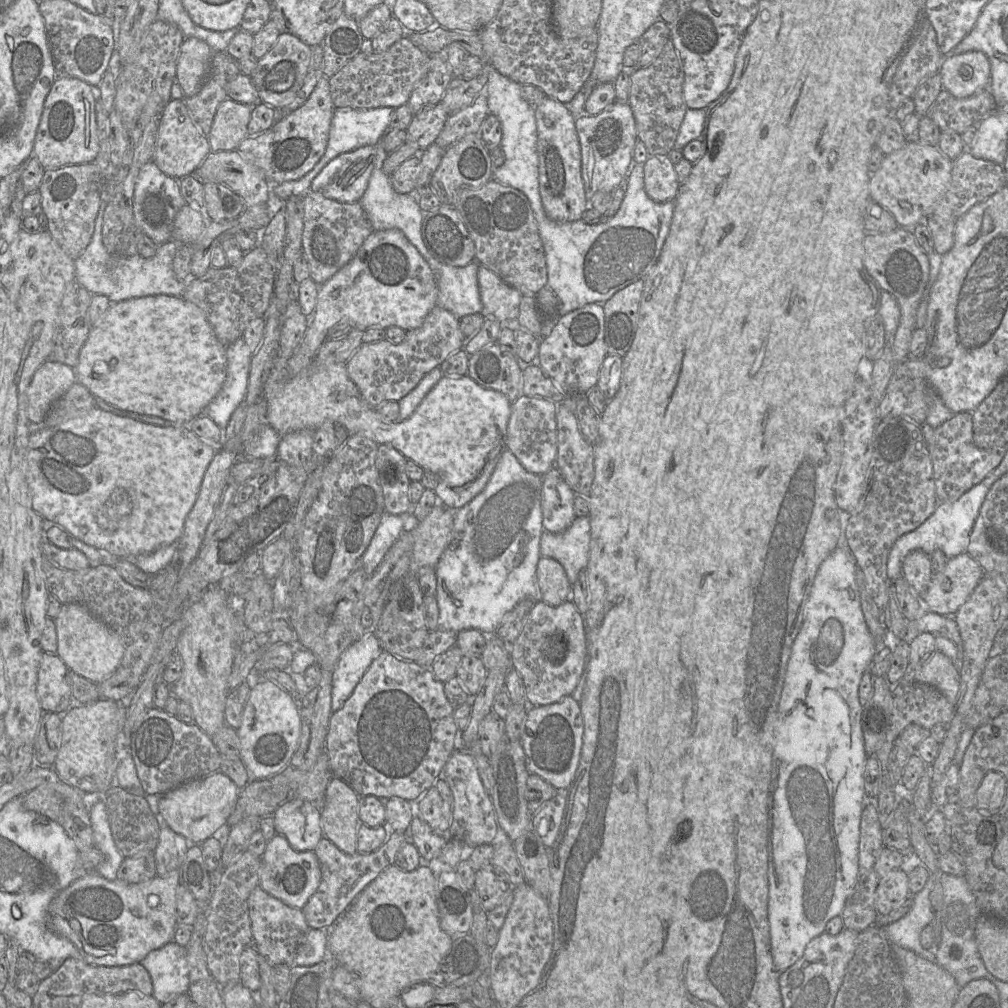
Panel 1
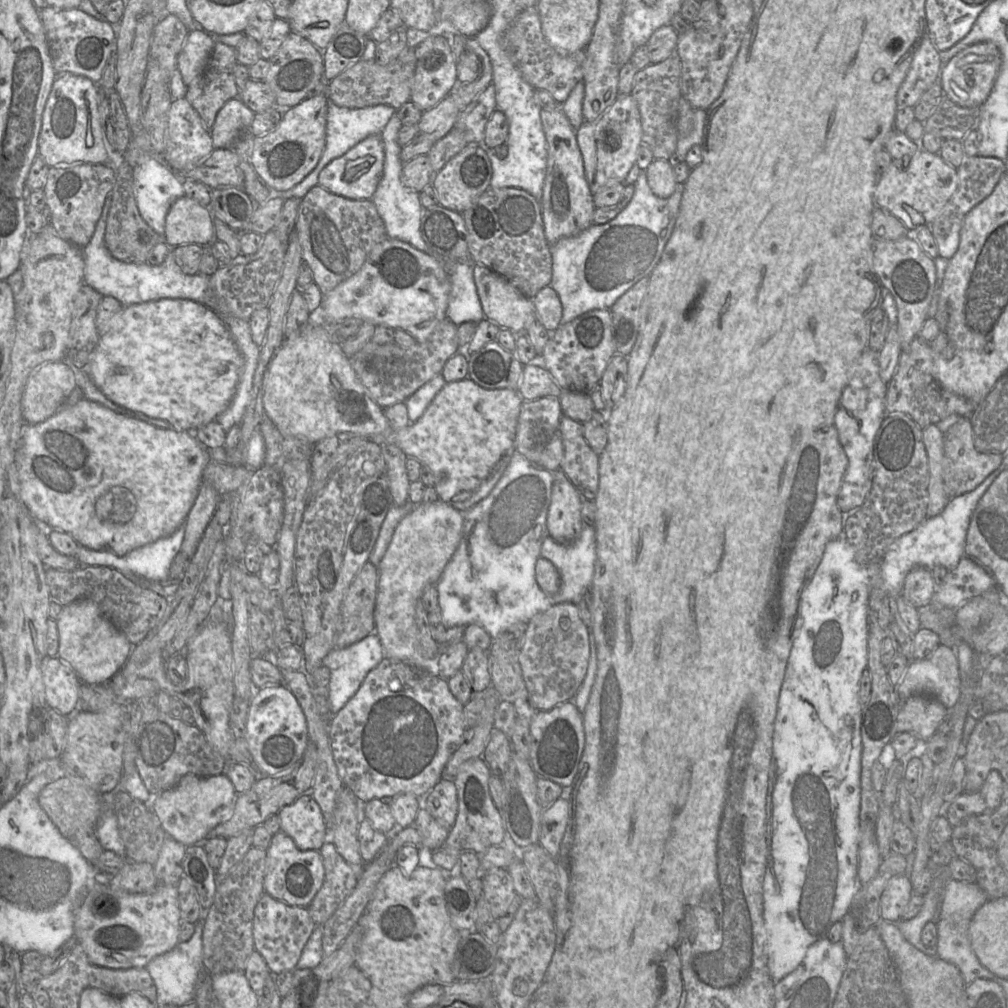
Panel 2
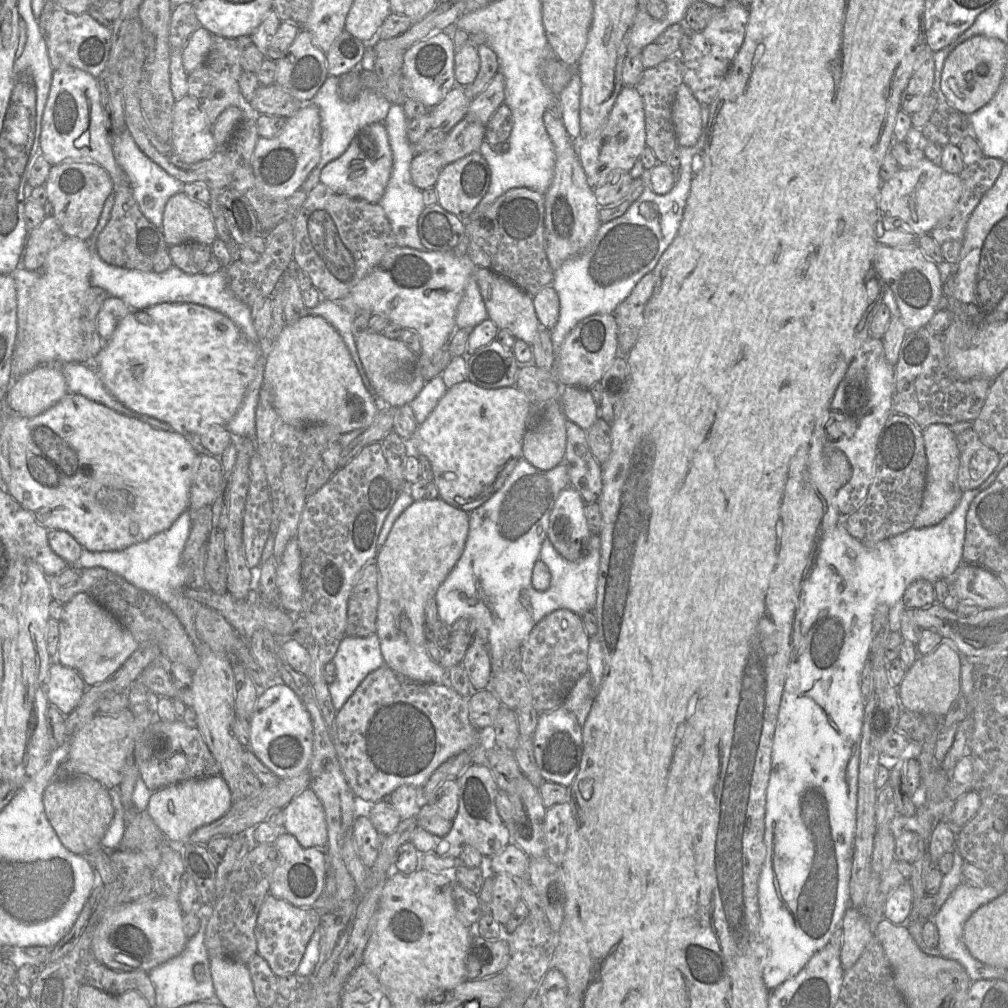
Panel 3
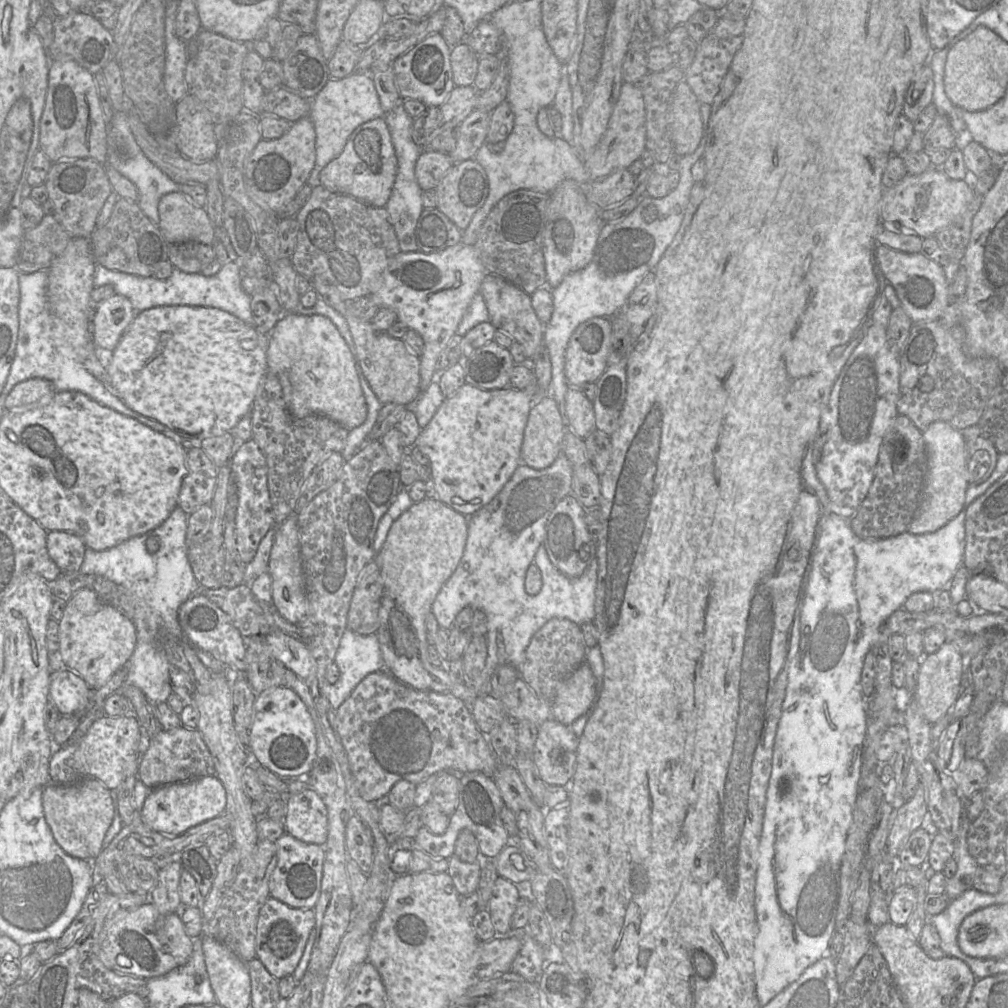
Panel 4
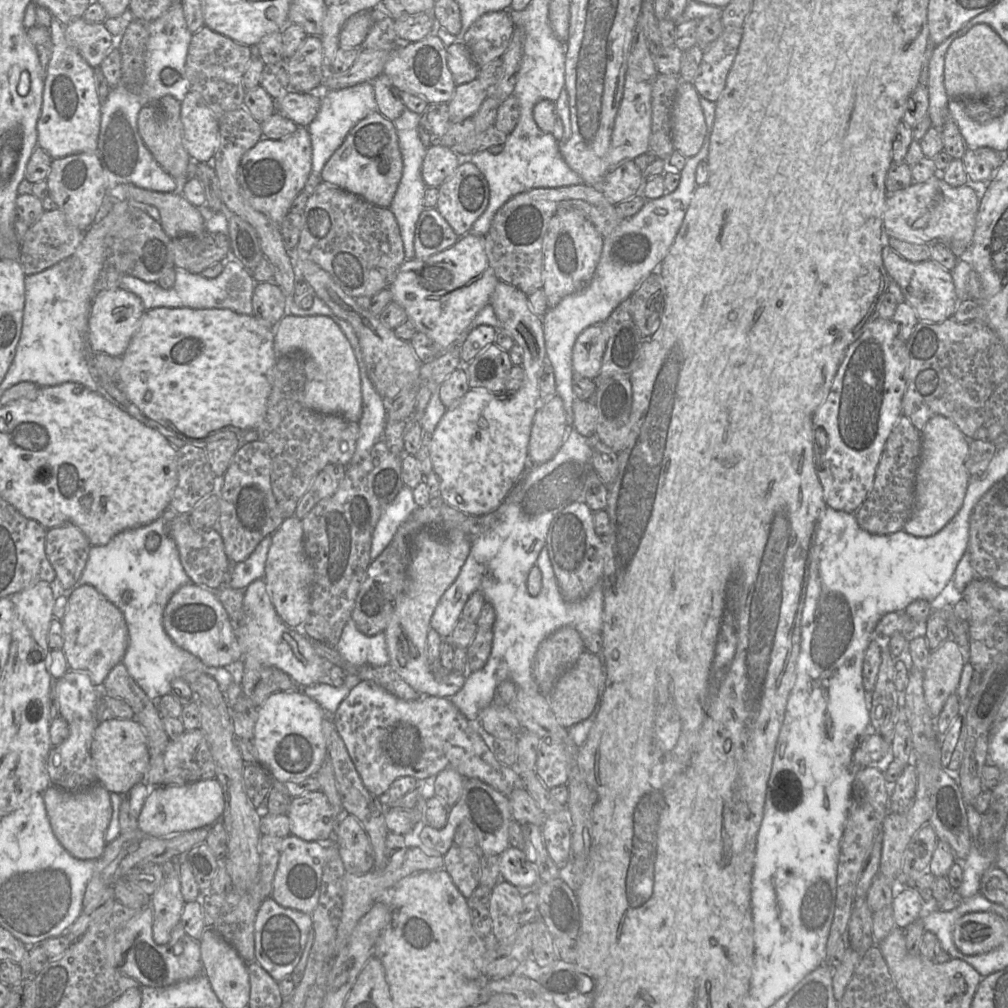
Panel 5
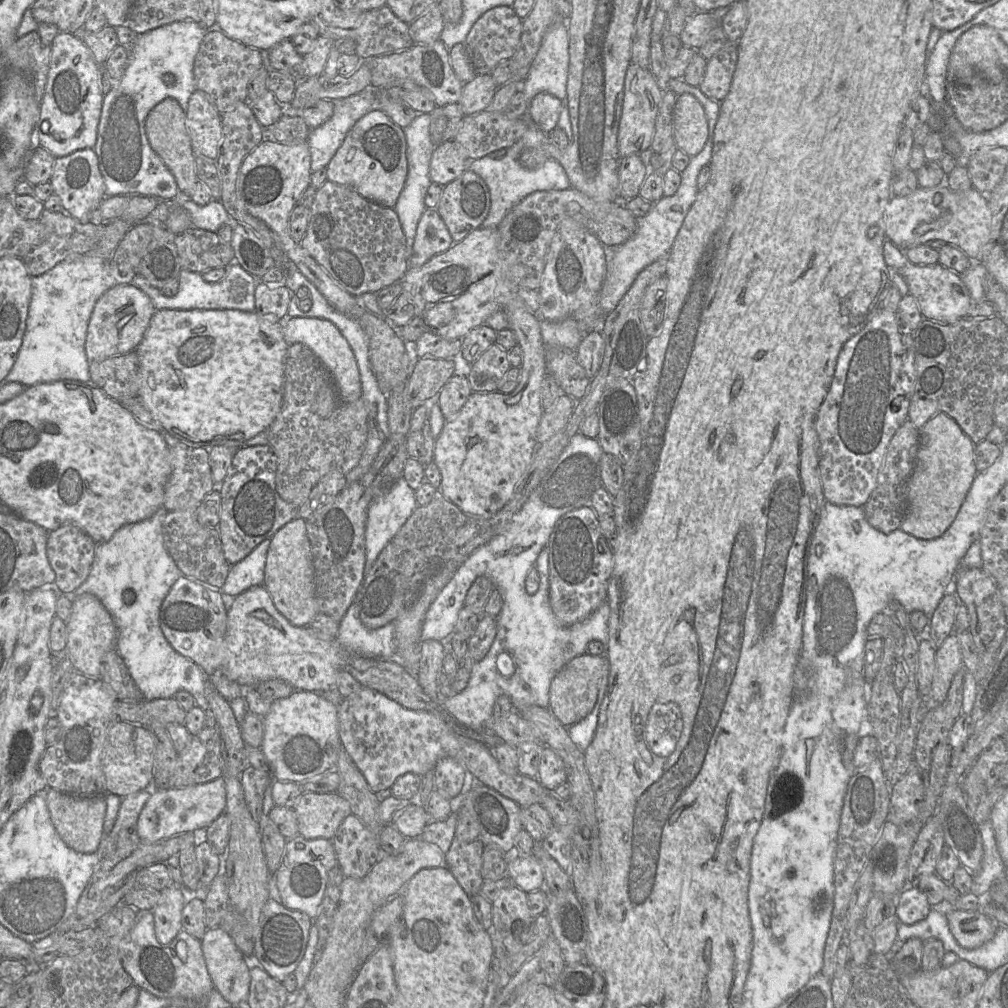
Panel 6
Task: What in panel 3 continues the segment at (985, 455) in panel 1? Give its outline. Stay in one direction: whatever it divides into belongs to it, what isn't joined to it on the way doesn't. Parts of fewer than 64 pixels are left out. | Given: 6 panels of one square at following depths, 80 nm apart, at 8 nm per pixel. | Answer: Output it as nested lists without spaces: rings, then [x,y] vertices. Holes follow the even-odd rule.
[[[973,428],[956,435],[960,453],[958,485],[962,492],[977,488],[997,467],[1000,456],[986,446]]]

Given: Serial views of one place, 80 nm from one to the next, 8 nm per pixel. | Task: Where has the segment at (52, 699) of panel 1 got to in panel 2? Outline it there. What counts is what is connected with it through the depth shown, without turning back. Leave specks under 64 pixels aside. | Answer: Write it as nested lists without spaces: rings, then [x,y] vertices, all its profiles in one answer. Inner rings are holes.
[[[57,656],[42,661],[45,699],[52,708],[69,719],[79,707],[80,680],[74,670]]]

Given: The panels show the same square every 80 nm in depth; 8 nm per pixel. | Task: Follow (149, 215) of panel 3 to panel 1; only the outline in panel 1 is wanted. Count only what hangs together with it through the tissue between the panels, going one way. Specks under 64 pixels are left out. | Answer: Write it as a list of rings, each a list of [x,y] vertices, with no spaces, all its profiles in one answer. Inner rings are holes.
[[[154,161],[147,162],[141,168],[134,187],[134,216],[142,231],[157,245],[172,239],[173,221],[177,212],[186,204],[177,179],[164,174]]]

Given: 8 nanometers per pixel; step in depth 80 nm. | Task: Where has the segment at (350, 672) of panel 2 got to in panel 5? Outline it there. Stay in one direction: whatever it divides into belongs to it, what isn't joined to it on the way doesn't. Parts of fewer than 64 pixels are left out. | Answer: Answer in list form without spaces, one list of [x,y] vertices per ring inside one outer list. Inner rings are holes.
[[[352,618],[347,621],[335,649],[353,667],[365,664],[373,666],[389,664],[384,631],[367,636],[357,629]],[[348,673],[341,687],[334,687],[325,682],[302,687],[306,695],[314,699],[326,715],[334,715],[342,701],[361,680],[354,673]]]

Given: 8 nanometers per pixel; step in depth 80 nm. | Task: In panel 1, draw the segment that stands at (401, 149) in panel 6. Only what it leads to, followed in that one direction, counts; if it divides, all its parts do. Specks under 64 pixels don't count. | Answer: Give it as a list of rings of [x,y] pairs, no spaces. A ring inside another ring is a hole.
[[[366,145],[331,160],[315,177],[311,191],[342,203],[357,203],[375,166],[375,146]]]

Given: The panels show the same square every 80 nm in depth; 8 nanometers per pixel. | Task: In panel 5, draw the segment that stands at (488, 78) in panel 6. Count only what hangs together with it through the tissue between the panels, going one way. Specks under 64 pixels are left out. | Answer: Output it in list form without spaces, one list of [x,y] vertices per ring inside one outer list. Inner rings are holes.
[[[478,78],[456,85],[452,98],[447,102],[451,122],[471,118],[489,96],[489,89]]]

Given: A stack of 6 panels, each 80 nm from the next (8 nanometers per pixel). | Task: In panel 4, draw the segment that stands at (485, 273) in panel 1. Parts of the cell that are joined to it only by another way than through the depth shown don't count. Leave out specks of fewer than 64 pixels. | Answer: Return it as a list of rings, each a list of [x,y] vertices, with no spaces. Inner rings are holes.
[[[486,274],[481,286],[482,294],[488,308],[490,322],[496,328],[507,333],[515,342],[524,348],[526,359],[533,360],[541,344],[544,344],[544,324],[537,317],[532,304],[531,295],[516,285],[499,276]]]

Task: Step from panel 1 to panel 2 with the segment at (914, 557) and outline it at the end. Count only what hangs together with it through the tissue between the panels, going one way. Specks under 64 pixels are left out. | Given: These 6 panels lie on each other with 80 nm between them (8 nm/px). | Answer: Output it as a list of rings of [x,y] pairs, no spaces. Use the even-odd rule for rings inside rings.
[[[923,566],[911,569],[905,577],[901,594],[910,605],[917,609],[930,605],[934,594],[931,570]]]

